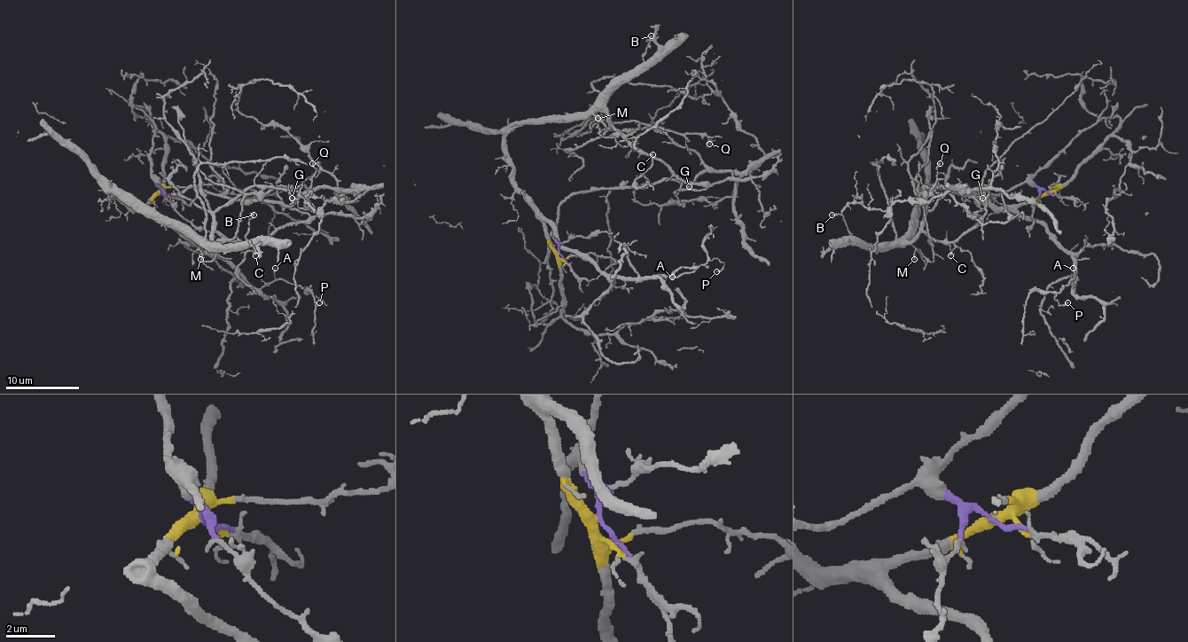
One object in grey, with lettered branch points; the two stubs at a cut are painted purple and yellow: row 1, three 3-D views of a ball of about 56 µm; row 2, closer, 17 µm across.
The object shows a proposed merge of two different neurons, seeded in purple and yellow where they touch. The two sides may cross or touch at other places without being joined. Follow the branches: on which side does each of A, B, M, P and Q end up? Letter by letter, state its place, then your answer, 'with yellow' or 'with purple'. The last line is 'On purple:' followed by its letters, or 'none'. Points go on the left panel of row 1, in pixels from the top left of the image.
A: (275, 268) | with yellow
B: (254, 215) | with yellow
M: (200, 259) | with yellow
P: (319, 302) | with yellow
Q: (312, 163) | with yellow
On purple: none

